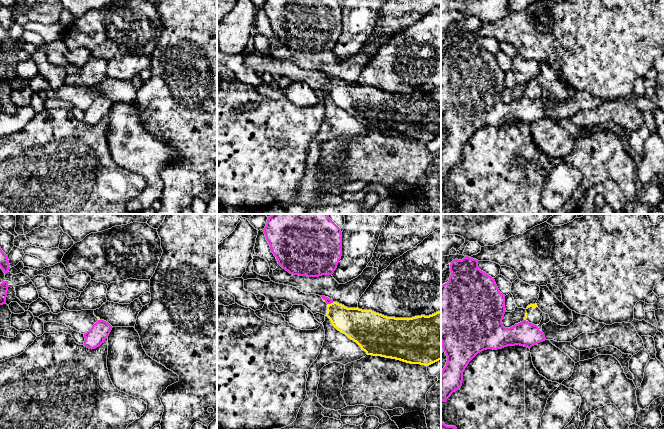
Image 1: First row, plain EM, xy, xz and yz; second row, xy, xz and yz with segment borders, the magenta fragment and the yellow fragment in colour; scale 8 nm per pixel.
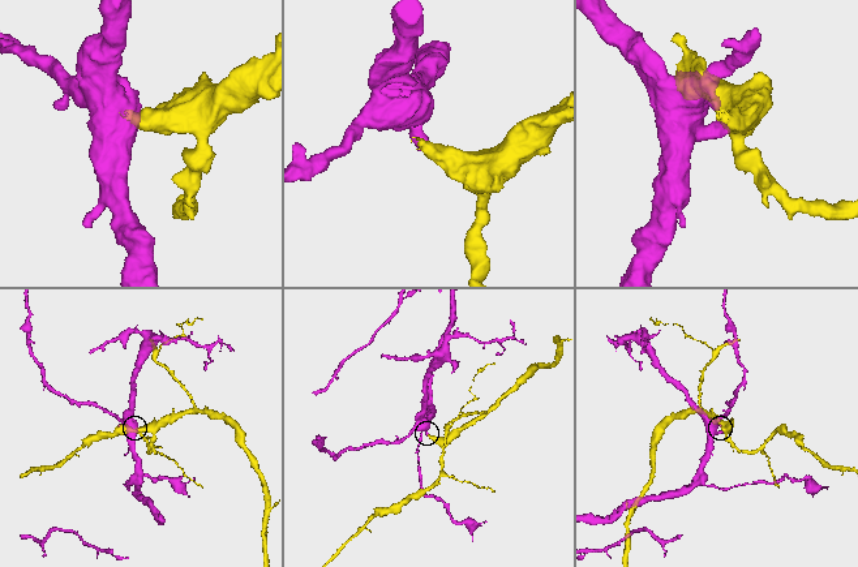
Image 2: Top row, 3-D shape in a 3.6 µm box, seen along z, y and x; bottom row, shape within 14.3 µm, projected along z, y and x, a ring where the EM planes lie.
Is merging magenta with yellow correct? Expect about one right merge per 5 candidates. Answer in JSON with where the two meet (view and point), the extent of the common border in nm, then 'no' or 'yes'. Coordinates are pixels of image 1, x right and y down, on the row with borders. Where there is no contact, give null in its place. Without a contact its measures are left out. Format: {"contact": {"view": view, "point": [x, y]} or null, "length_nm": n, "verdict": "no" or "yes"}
{"contact": {"view": "xz", "point": [330, 303]}, "length_nm": 50, "verdict": "no"}

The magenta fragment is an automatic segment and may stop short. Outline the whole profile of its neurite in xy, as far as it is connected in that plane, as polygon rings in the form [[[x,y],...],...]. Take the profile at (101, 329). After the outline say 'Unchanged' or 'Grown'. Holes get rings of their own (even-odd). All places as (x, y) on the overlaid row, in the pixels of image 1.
[[[98,320],[92,328],[84,334],[84,346],[89,349],[99,347],[109,336],[112,328],[113,327],[108,322]]]. Unchanged

